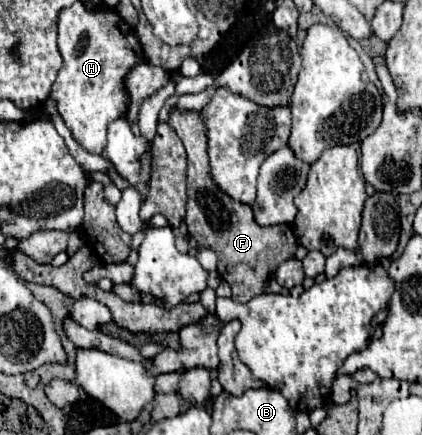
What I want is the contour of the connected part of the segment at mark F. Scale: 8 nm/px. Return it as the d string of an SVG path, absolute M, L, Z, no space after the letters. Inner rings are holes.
M176 106L170 108L168 124L178 132L184 142L188 154L188 200L186 200L186 224L192 238L196 238L198 246L212 248L218 256L218 274L232 288L232 298L238 302L246 302L258 294L266 292L266 284L276 272L278 264L294 258L296 252L296 236L292 226L276 224L276 226L258 226L252 216L252 208L248 204L236 202L220 186L212 180L210 160L208 160L208 136L206 124L202 120L202 112L182 112Z

